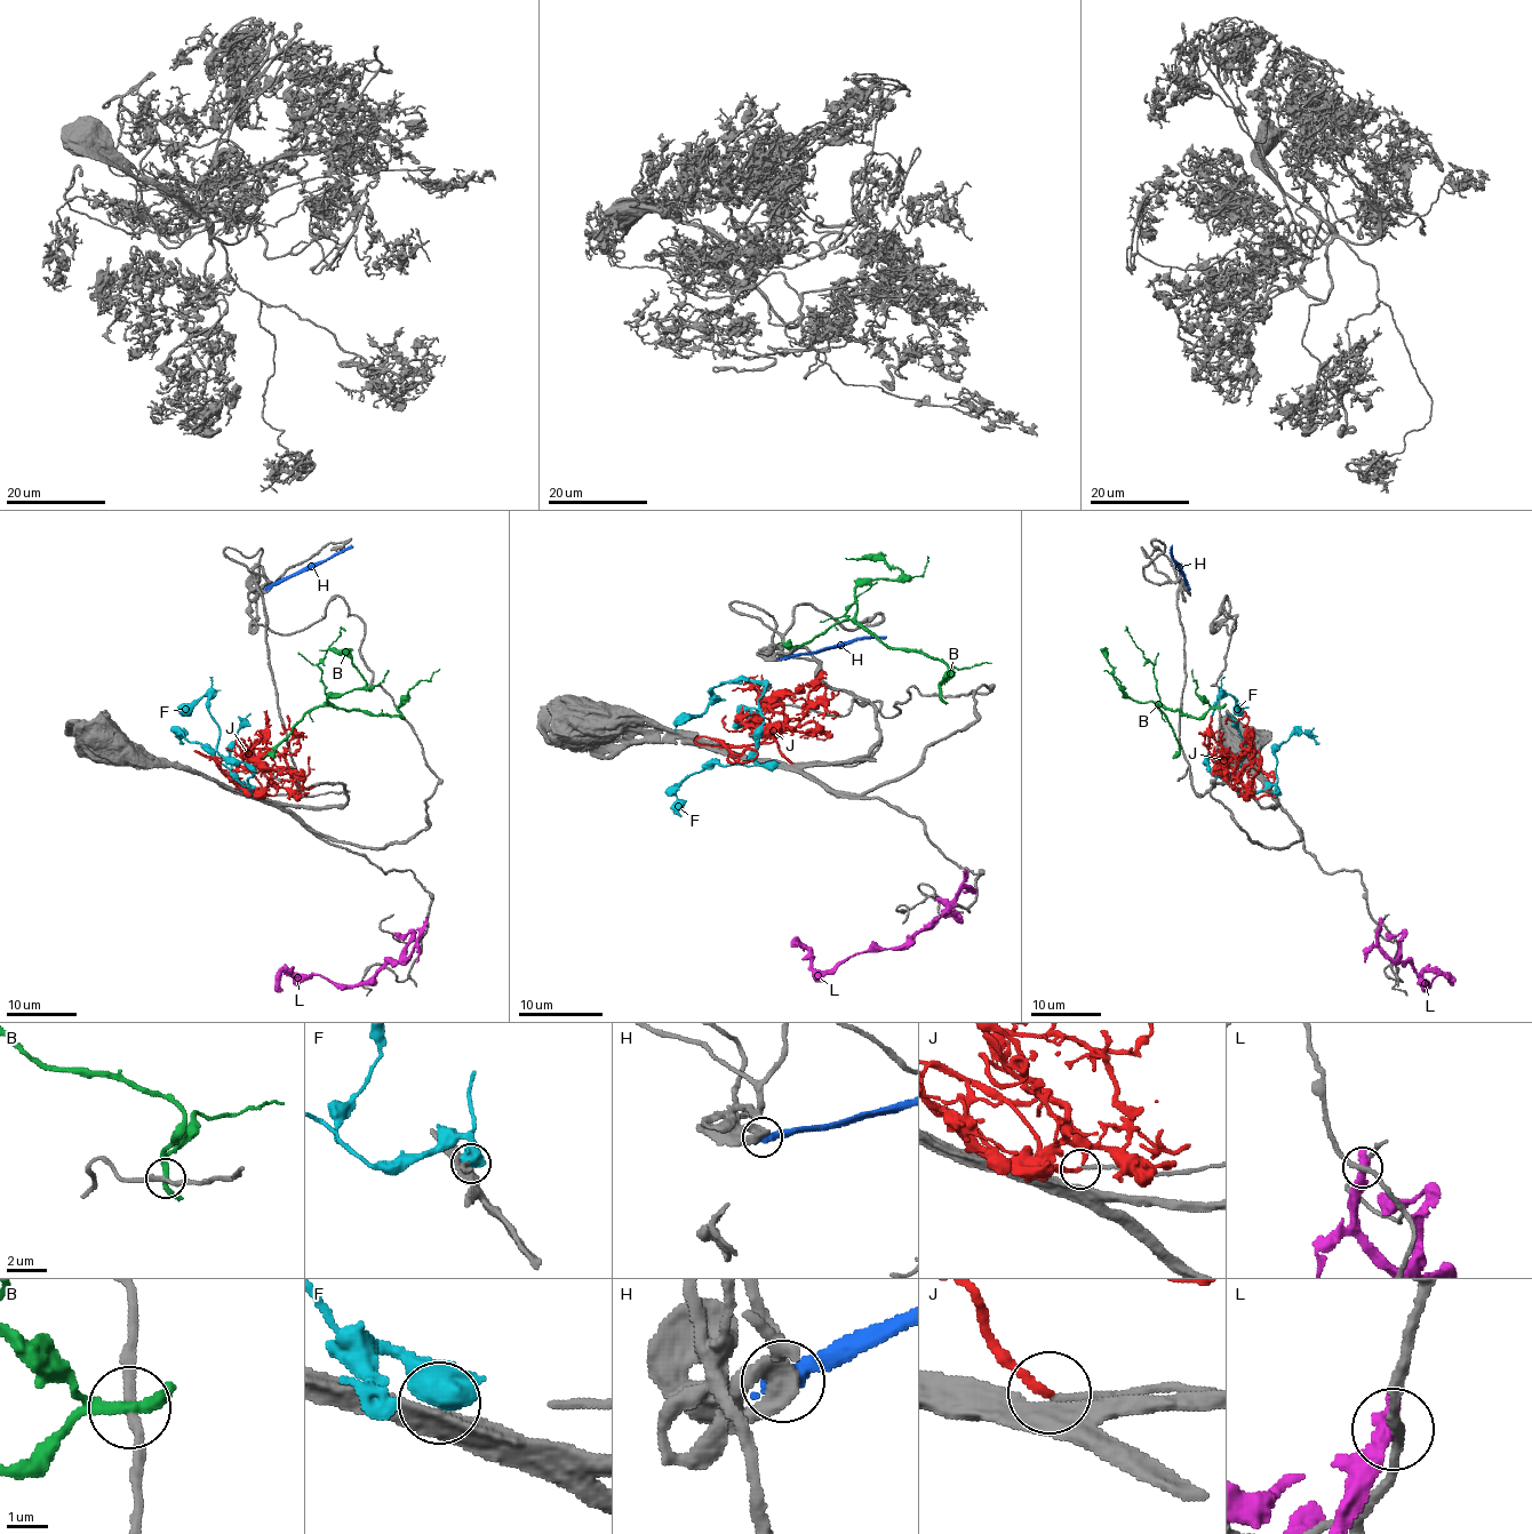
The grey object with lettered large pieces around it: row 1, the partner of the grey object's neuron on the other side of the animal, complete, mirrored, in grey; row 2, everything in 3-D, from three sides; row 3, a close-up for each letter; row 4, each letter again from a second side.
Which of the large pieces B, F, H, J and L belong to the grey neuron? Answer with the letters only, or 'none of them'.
J

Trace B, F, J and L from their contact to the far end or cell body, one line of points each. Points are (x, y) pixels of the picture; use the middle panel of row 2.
B: (940, 695), (948, 670), (944, 663), (888, 648), (855, 618), (855, 589), (901, 573), (880, 559), (844, 558)
F: (771, 765), (756, 760), (764, 685), (753, 680), (721, 682), (704, 710), (675, 730)
J: (791, 762), (774, 735), (766, 740), (774, 740), (761, 730), (791, 727), (828, 702), (831, 690)
L: (975, 889), (965, 888), (900, 947), (868, 949), (830, 971), (816, 971), (813, 956), (798, 945)

